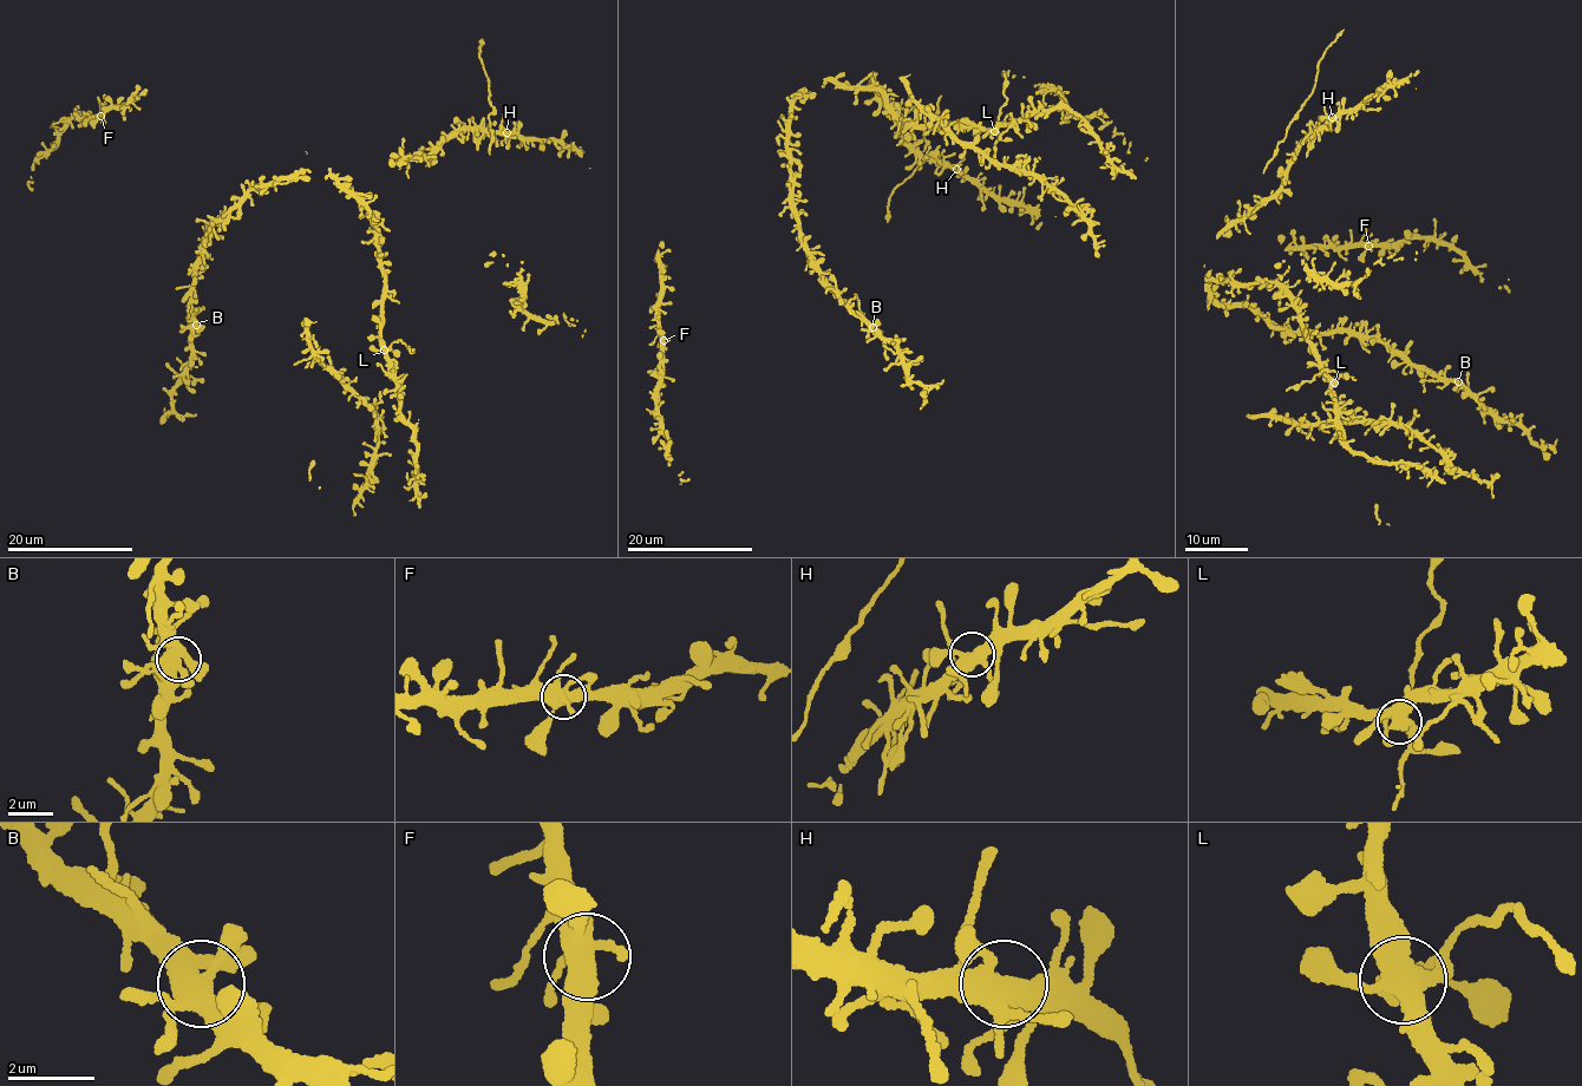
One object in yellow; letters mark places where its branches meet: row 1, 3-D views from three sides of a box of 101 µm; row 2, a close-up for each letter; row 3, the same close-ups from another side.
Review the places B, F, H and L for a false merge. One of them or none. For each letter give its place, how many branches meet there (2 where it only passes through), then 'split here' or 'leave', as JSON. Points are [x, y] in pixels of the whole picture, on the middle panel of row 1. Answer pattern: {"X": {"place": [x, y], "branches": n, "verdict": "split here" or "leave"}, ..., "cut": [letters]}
{"B": {"place": [873, 327], "branches": 5, "verdict": "leave"}, "F": {"place": [664, 340], "branches": 5, "verdict": "leave"}, "H": {"place": [956, 169], "branches": 5, "verdict": "leave"}, "L": {"place": [994, 131], "branches": 5, "verdict": "split here"}, "cut": ["L"]}

